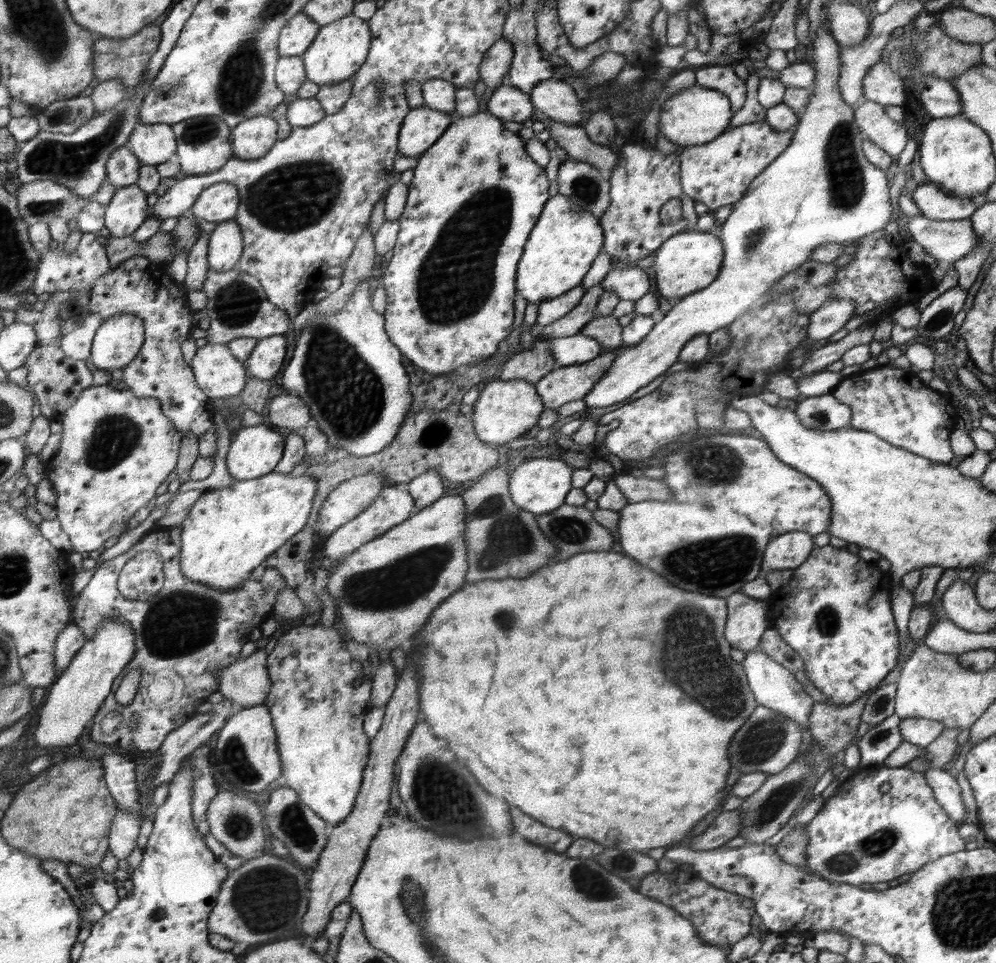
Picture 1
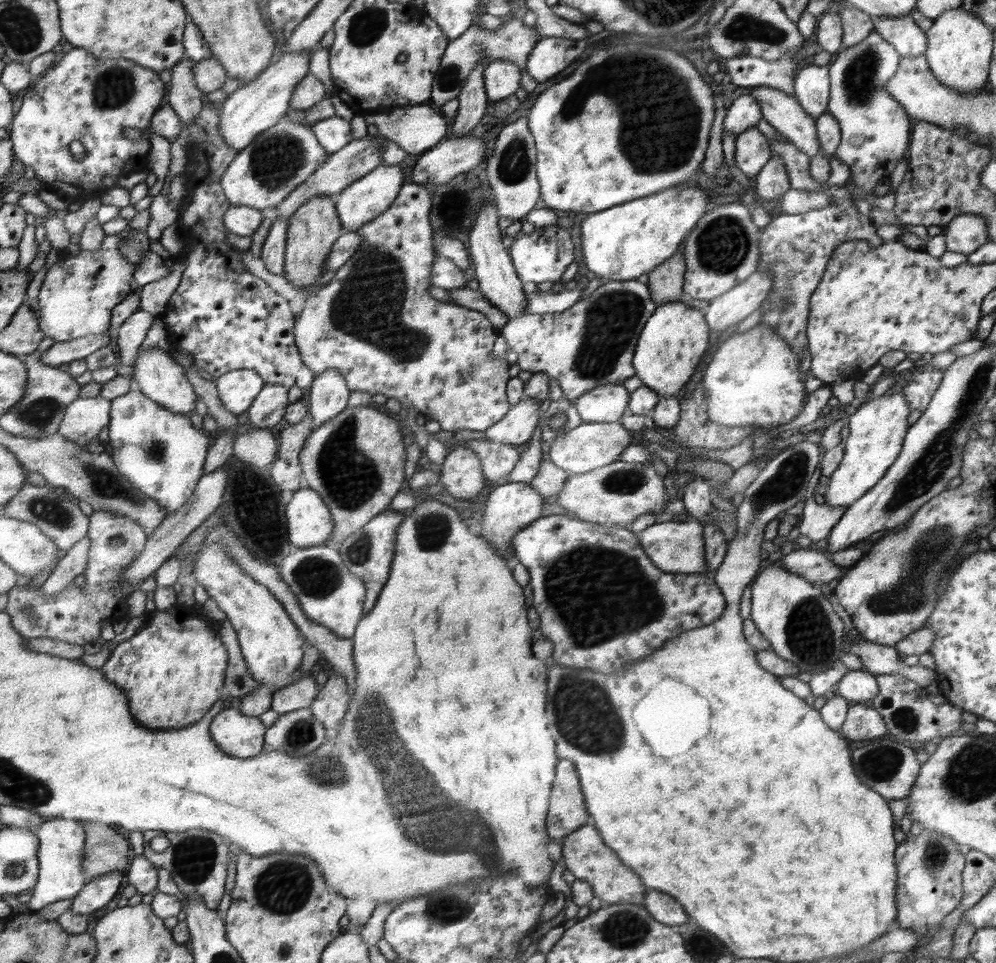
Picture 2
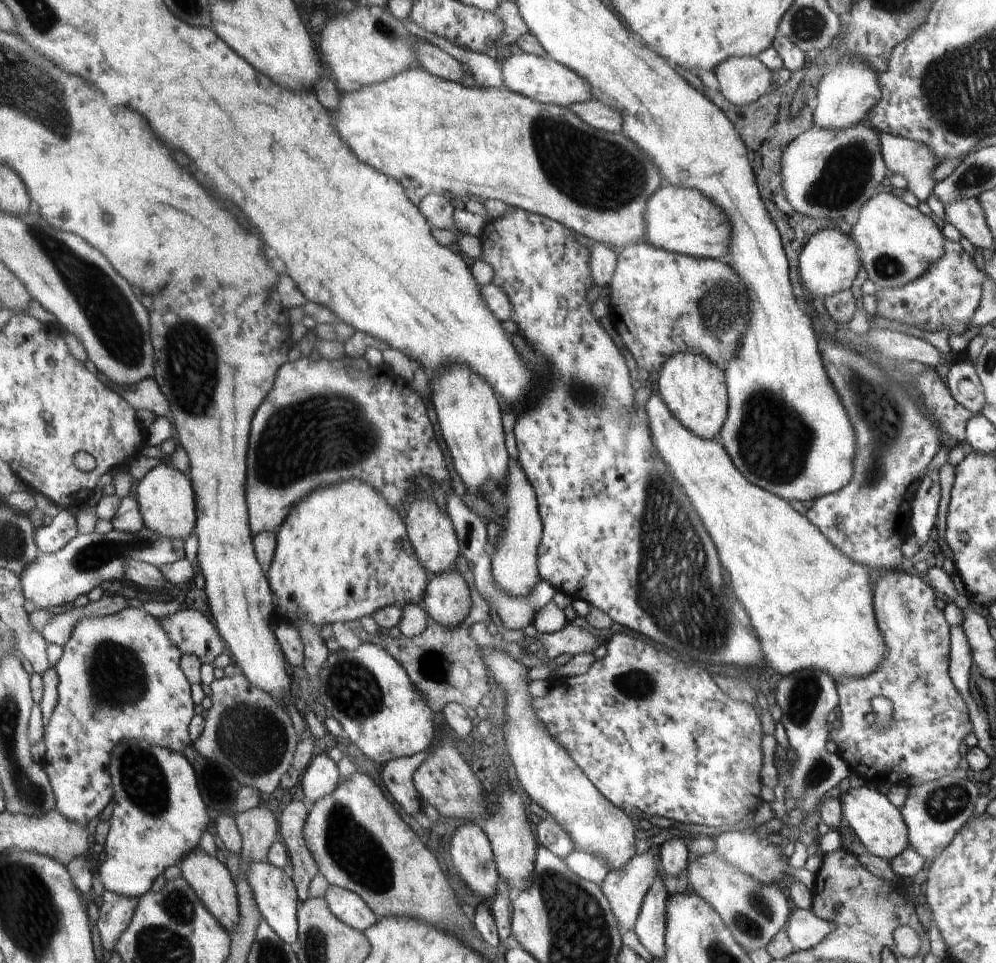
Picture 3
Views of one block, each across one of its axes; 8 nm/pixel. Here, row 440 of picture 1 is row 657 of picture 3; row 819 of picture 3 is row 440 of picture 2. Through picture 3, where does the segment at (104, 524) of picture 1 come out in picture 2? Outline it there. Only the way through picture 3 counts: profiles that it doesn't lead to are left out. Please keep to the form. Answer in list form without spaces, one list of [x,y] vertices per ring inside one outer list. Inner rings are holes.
[[[100,395],[96,398],[80,397],[67,410],[60,434],[71,442],[87,447],[98,439],[113,419],[113,400]]]

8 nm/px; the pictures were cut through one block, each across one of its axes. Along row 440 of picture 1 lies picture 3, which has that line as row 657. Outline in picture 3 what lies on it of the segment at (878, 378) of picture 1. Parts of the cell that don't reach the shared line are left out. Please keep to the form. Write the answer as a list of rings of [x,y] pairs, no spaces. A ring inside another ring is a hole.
[[[881,572],[877,587],[873,590],[873,609],[878,630],[885,638],[888,654],[880,664],[880,670],[872,672],[866,678],[842,678],[836,680],[836,691],[839,698],[840,721],[832,723],[828,732],[829,740],[837,746],[836,754],[854,773],[872,785],[888,783],[891,786],[908,785],[911,780],[915,784],[924,784],[950,775],[959,768],[960,742],[972,732],[972,724],[968,718],[968,708],[958,690],[954,688],[949,676],[950,660],[950,628],[942,616],[942,612],[934,604],[934,590],[920,580],[918,576],[910,576],[906,572]],[[875,697],[888,698],[892,704],[892,718],[880,730],[874,728],[874,717],[870,700]]]

